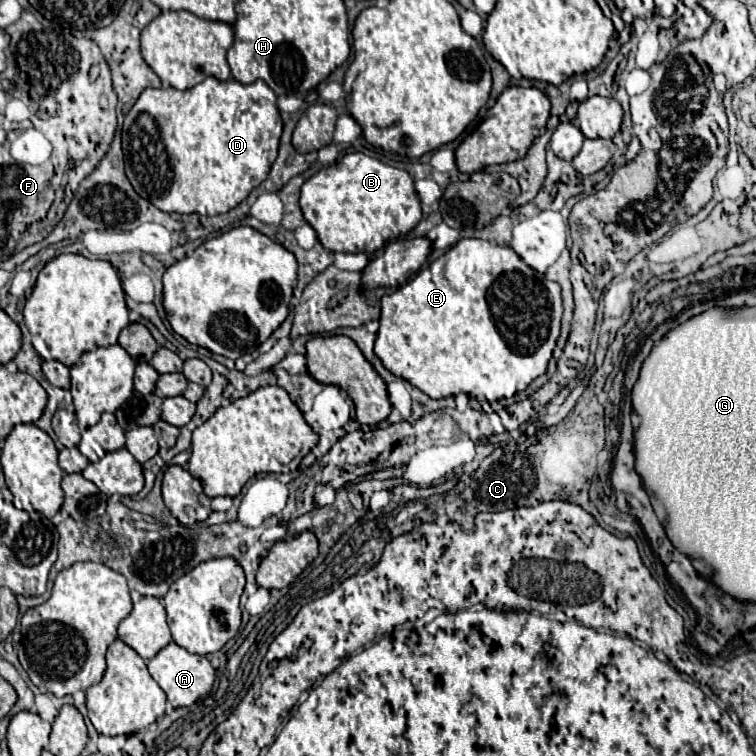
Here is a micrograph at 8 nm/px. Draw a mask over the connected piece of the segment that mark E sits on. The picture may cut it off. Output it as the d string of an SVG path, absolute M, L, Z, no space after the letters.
M463 238L453 248L449 248L443 256L439 256L435 262L431 262L425 270L421 270L405 286L401 286L393 294L381 298L381 318L379 318L379 332L377 332L377 340L375 340L375 354L379 356L379 360L391 374L407 380L411 386L419 388L433 400L457 396L463 392L463 394L475 396L477 400L493 402L493 400L501 400L501 398L511 398L513 394L525 390L535 378L539 378L547 372L547 364L555 350L557 338L561 334L561 316L563 316L563 300L561 300L559 284L549 282L545 278L541 278L541 282L539 282L539 274L533 268L529 268L509 246L499 246L499 244L491 244L491 242L477 240L477 238Z

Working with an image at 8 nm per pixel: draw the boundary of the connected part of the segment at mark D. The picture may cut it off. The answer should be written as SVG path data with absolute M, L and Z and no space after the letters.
M207 78L183 92L175 88L147 88L125 116L125 174L135 192L163 212L197 212L203 216L225 214L265 180L277 158L281 130L283 122L277 110L277 96L263 80L243 86L233 78L225 82Z

